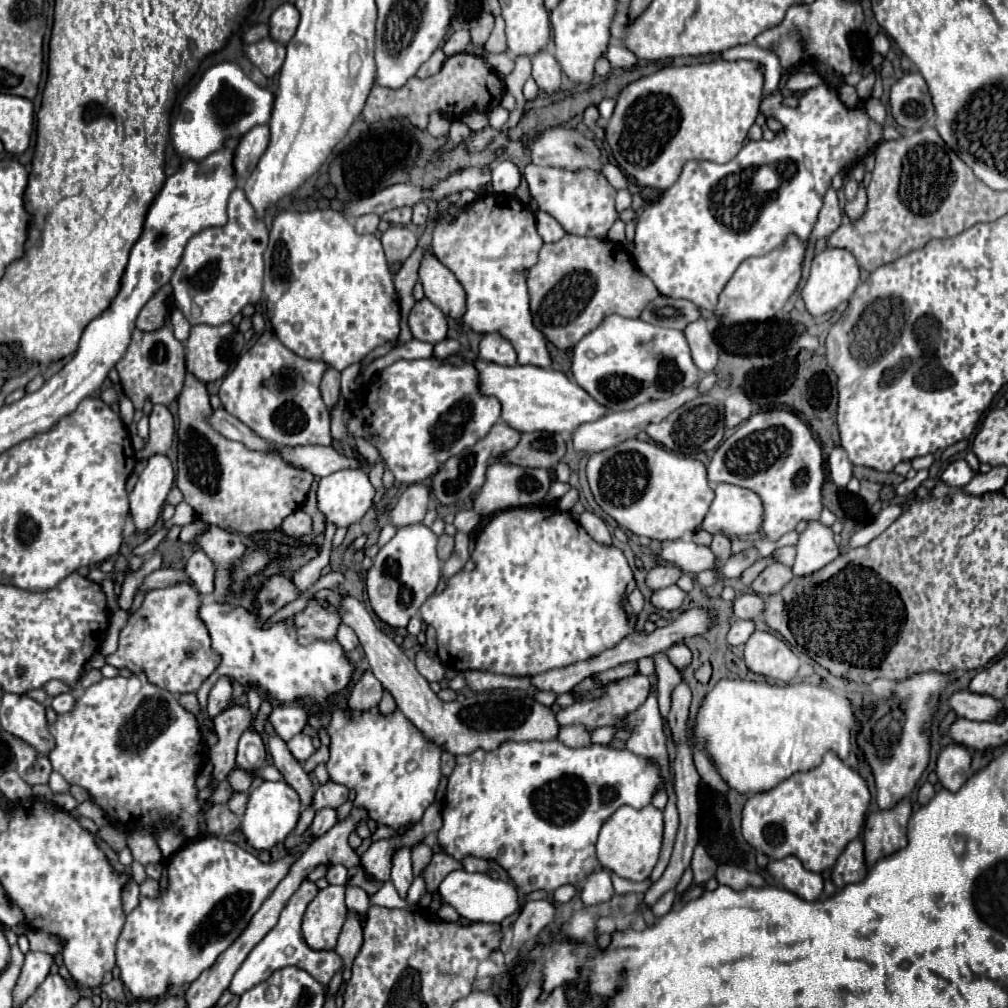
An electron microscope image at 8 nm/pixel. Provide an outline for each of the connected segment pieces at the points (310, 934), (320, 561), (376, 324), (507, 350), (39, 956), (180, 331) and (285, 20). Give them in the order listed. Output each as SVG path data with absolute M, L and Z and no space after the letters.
M329 885L317 893L303 917L303 937L311 949L335 949L345 923L345 887Z
M329 523L326 525L324 532L324 542L322 544L321 553L314 560L311 560L308 564L304 565L292 579L295 585L299 587L299 590L303 593L314 585L320 578L322 568L327 566L330 562L332 540L336 533L337 527Z
M317 209L317 211L309 211L309 213L295 213L295 211L283 211L273 219L273 227L271 227L271 235L269 235L269 247L265 251L265 277L263 277L263 293L267 299L267 317L273 325L273 331L277 335L277 339L291 349L295 355L303 357L303 359L311 359L311 361L323 361L329 367L335 367L337 371L343 371L345 367L363 361L373 349L395 341L399 337L401 331L401 309L399 309L399 295L397 289L393 285L393 277L389 271L389 263L383 251L381 241L375 235L359 235L351 221L333 209Z
M487 333L479 345L479 357L497 365L517 365L517 353L513 345L499 333Z
M29 951L25 955L21 975L13 989L13 1001L23 1003L27 997L31 997L31 993L35 993L35 989L45 981L51 967L53 967L53 955L43 951Z
M177 309L171 311L171 325L173 325L173 333L175 333L175 337L177 337L179 341L187 341L191 325L189 325L189 321L183 317L183 313L179 313Z
M283 3L271 15L269 25L271 25L271 37L281 41L281 43L287 43L295 35L295 29L299 25L299 11L297 11L297 7L293 3Z

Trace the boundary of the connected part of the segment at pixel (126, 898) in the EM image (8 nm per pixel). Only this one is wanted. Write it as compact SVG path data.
M129 881L123 889L123 911L131 913L139 905L139 887L135 881Z

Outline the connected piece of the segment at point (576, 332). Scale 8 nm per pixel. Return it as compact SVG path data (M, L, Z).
M569 233L563 239L555 243L545 243L541 247L537 265L529 269L527 287L531 295L531 313L535 325L559 349L575 347L607 315L619 313L623 317L639 317L641 311L659 295L653 281L641 273L641 269L633 263L633 257L619 243L613 243L609 239L579 237Z

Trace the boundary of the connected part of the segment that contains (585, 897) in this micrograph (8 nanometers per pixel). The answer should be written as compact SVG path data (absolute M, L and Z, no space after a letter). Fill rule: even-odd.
M597 869L593 871L583 887L581 887L581 901L589 907L589 905L597 905L603 901L609 901L613 897L613 885L611 885L611 873L605 869Z

